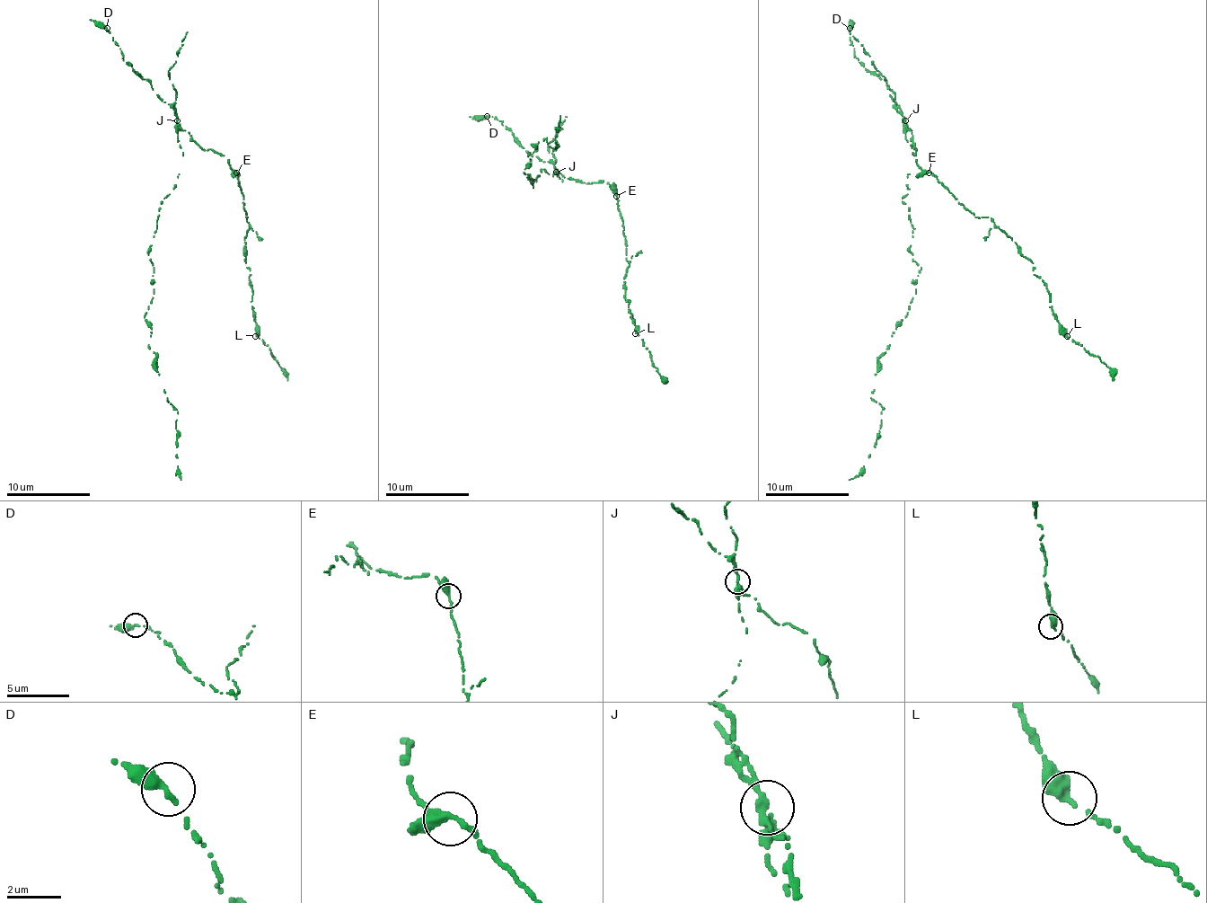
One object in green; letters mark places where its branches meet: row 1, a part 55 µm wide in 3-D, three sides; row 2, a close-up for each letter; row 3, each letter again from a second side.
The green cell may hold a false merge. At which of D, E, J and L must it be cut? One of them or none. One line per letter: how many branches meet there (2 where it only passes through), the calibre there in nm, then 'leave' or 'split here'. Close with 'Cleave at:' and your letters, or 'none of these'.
D: 2 | 320 nm | leave
E: 3 | 240 nm | leave
J: 3 | 240 nm | split here
L: 2 | 360 nm | leave
Cleave at: J

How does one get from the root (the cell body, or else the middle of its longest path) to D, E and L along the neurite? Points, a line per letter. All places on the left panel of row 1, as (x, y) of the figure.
D: (182, 152), (174, 110), (157, 95), (151, 83), (121, 57), (121, 51), (107, 28)
E: (182, 152), (178, 141), (180, 128), (189, 133), (203, 149), (214, 149), (222, 154), (236, 172)
L: (182, 152), (180, 128), (203, 149), (222, 154), (239, 177), (249, 225), (245, 262), (253, 289), (255, 336)

